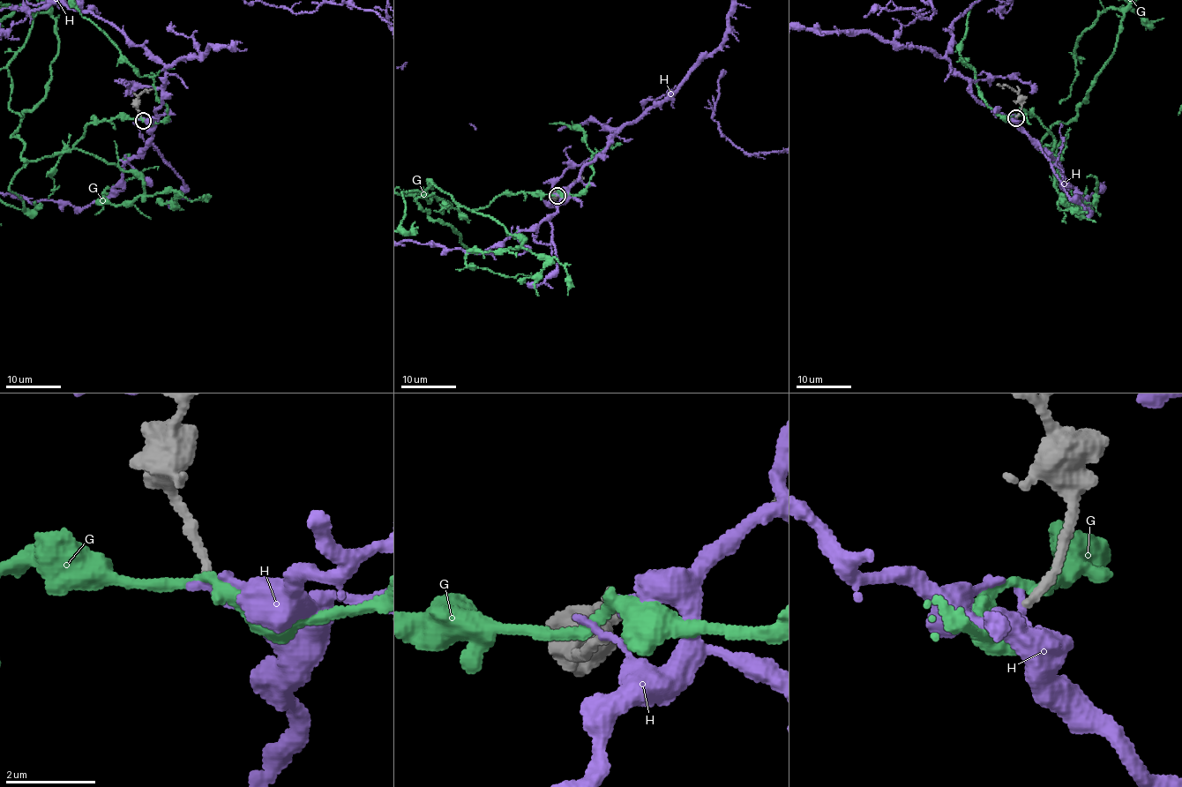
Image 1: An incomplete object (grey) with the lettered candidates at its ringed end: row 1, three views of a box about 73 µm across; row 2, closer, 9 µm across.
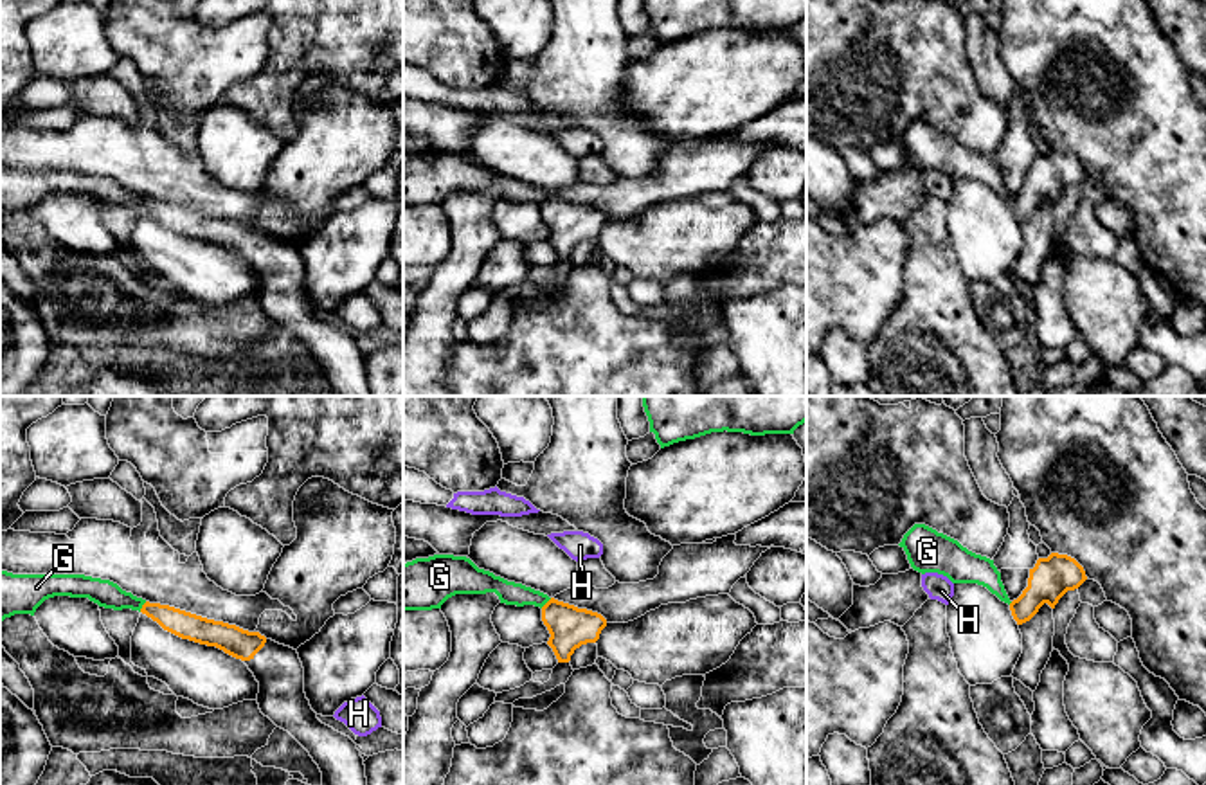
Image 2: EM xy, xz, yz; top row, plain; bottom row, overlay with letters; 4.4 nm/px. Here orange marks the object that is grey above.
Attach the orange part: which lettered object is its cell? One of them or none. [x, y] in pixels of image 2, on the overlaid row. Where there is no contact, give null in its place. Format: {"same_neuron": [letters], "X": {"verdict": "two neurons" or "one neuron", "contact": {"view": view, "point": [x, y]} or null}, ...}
{"same_neuron": [], "G": {"verdict": "two neurons", "contact": {"view": "xy", "point": [143, 607]}}, "H": {"verdict": "two neurons", "contact": null}}

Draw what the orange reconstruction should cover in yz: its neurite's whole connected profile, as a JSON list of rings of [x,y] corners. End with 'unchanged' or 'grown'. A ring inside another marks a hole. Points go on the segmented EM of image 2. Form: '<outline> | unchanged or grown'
[[[1067,555],[1039,558],[1030,569],[1028,587],[1010,603],[1013,619],[1017,625],[1030,621],[1044,603],[1055,609],[1067,591],[1078,589],[1085,580],[1084,567]]] | unchanged

